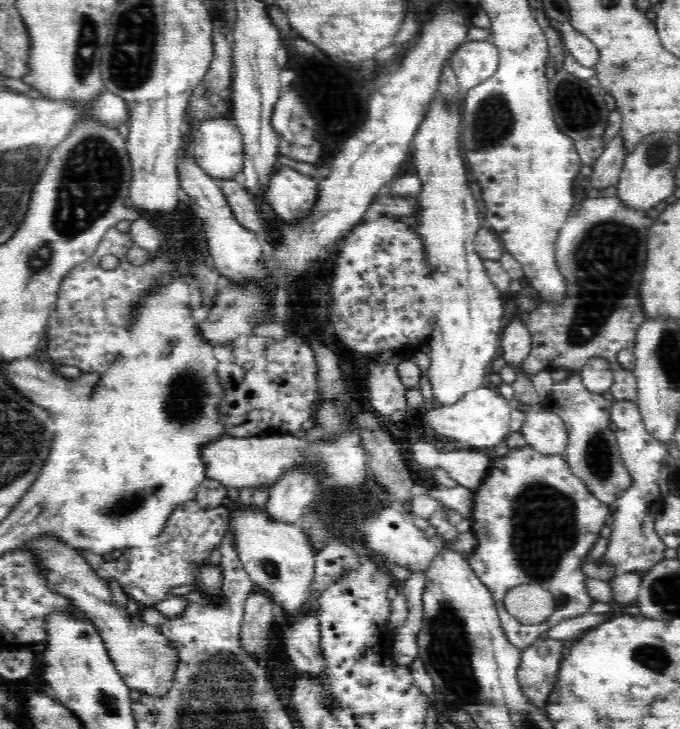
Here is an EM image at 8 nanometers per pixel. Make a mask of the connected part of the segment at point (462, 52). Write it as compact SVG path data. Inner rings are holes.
M469 42L458 46L448 64L456 75L459 87L465 91L482 84L496 72L499 65L498 48L490 42Z

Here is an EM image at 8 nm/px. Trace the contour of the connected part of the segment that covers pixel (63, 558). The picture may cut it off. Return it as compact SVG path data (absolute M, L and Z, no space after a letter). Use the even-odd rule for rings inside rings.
M57 535L32 537L20 549L25 554L31 554L35 568L39 576L46 580L48 589L67 598L79 614L83 614L83 618L87 618L100 632L110 660L130 690L161 697L172 688L179 663L176 647L161 633L159 627L140 622L140 618L132 618L110 604L108 584L92 569L81 551Z

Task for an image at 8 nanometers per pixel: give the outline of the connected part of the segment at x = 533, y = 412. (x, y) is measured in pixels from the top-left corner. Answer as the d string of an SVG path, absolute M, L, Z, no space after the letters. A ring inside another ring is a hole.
M548 408L530 409L520 429L526 444L541 454L565 456L568 435L562 419Z

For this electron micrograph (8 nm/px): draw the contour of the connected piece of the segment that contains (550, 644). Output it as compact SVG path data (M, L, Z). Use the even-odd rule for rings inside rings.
M546 639L534 642L528 648L521 649L521 664L518 665L517 677L522 693L539 709L544 709L548 700L548 690L556 684L556 674L560 672L562 650L566 642Z

